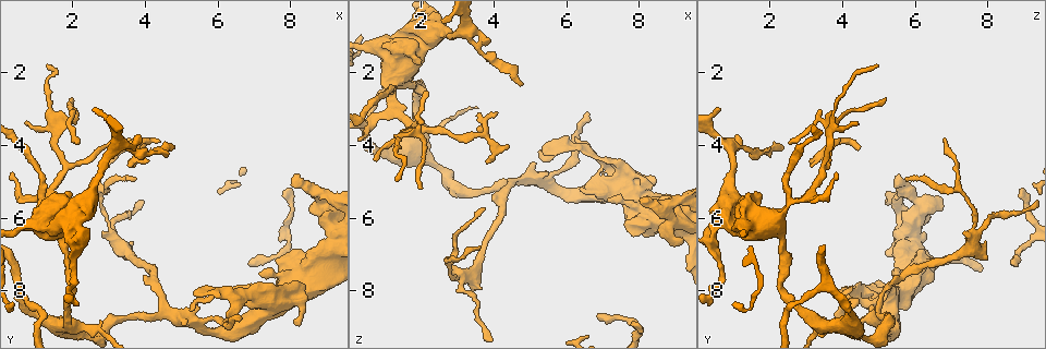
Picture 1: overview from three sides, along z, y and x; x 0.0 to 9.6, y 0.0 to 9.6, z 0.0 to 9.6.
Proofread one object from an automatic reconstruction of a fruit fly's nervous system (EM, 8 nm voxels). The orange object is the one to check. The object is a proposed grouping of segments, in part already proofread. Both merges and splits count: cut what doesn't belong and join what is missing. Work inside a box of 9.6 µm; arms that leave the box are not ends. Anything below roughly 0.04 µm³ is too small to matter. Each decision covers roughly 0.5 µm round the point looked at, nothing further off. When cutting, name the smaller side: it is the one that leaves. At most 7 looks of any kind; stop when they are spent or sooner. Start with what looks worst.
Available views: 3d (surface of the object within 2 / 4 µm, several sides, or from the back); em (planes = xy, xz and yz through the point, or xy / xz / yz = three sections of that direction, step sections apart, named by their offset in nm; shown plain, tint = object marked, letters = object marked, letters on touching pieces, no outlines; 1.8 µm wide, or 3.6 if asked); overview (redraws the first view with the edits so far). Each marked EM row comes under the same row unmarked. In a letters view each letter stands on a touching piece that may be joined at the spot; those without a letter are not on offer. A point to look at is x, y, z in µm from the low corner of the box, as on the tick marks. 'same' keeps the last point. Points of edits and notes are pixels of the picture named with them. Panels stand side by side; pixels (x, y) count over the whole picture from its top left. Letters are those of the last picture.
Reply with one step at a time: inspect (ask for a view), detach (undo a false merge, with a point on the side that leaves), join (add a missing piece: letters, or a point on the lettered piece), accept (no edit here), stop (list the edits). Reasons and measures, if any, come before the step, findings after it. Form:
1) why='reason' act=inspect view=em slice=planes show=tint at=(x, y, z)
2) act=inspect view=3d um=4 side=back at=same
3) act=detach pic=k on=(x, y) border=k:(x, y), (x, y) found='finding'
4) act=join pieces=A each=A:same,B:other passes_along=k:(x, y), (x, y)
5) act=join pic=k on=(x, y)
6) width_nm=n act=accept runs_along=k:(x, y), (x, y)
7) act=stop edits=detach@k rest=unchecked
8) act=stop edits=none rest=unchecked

why='sudden change in width' act=inspect view=3d um=4 at=(8.90, 5.55, 6.10)

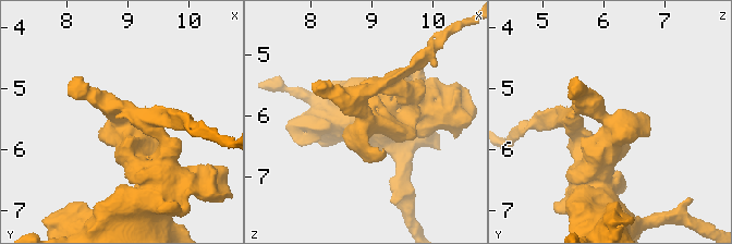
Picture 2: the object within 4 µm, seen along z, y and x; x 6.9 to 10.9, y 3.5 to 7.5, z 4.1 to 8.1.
act=inspect view=em slice=planes show=letters at=(8.90, 5.60, 6.10)

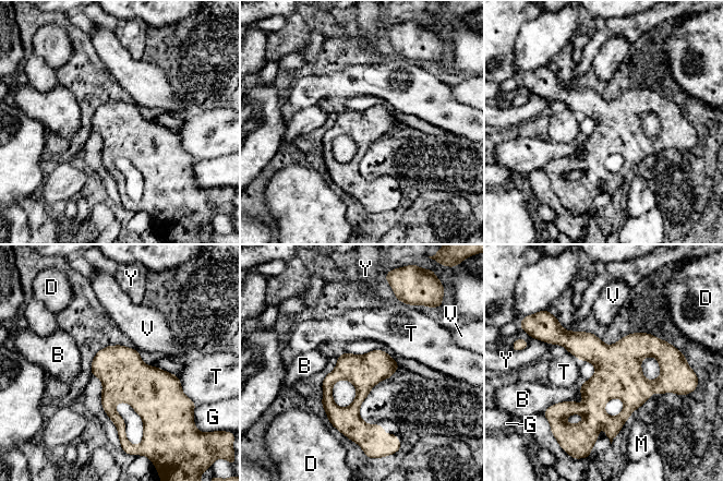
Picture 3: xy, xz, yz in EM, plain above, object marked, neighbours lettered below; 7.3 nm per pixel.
act=accept each=B:other,D:other,G:other,M:other,T:other,V:other,Y:other border=3:(582, 382), (580, 404), (544, 410) found='continuous, no second neuron'

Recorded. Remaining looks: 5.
why='small branch off a trunk' act=inspect view=em slice=planes show=letters at=(2.25, 5.60, 1.10)

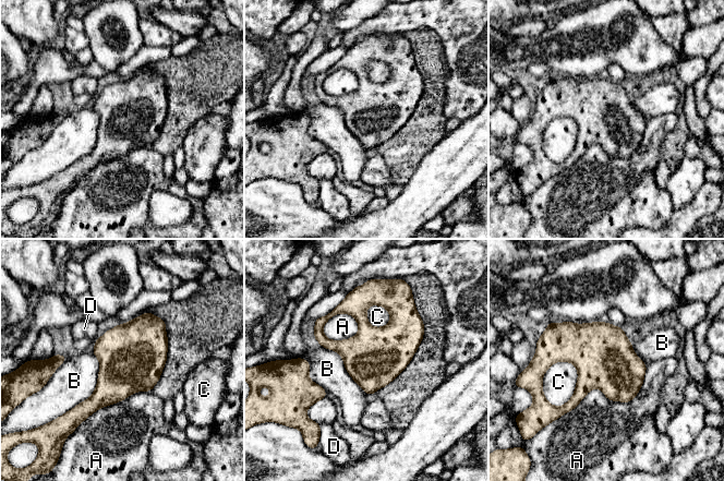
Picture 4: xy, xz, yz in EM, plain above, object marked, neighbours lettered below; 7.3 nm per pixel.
act=accept each=A:other,B:other,C:other,D:other border=4:(92, 350), (96, 387), (67, 412) found='all the same neuron'

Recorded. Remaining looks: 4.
act=inspect view=3d um=4 at=(3.70, 4.55, 3.10)

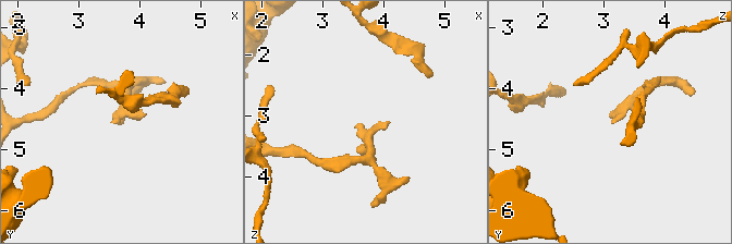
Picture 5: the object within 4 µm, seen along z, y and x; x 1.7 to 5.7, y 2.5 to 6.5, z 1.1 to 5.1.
why='now the EM' act=inspect view=em slice=planes show=letters at=(3.65, 4.55, 3.10)

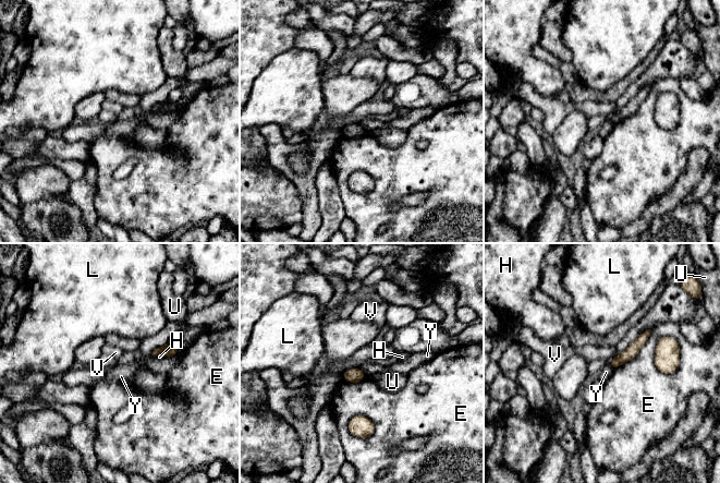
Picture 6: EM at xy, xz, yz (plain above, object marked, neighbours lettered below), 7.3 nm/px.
act=accept each=E:other,H:other,L:other,U:other,V:other,Y:other border=6:(178, 352), (166, 358) found='no lettered piece goes on from it'

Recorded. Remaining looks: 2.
act=stop edits=none rest=unchecked

